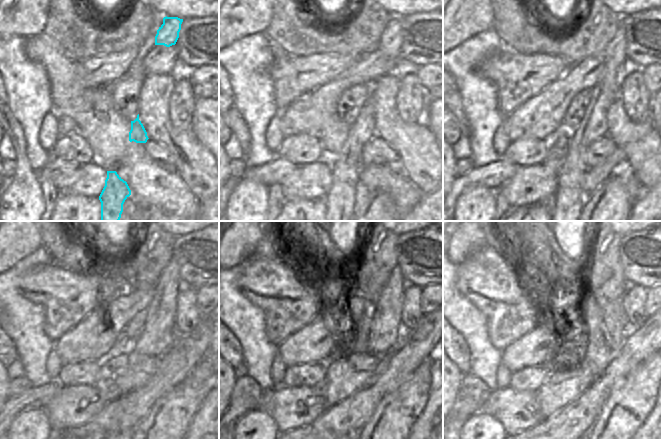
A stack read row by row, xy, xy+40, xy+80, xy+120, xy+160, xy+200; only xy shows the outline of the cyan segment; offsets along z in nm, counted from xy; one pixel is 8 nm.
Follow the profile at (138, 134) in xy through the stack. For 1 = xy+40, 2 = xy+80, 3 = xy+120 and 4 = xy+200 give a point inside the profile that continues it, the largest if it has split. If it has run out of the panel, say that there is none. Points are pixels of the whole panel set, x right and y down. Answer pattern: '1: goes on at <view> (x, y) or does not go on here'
1: goes on at xy+40 (340, 200)
2: goes on at xy+80 (568, 199)
3: goes on at xy+120 (159, 332)
4: goes on at xy+200 (617, 326)

